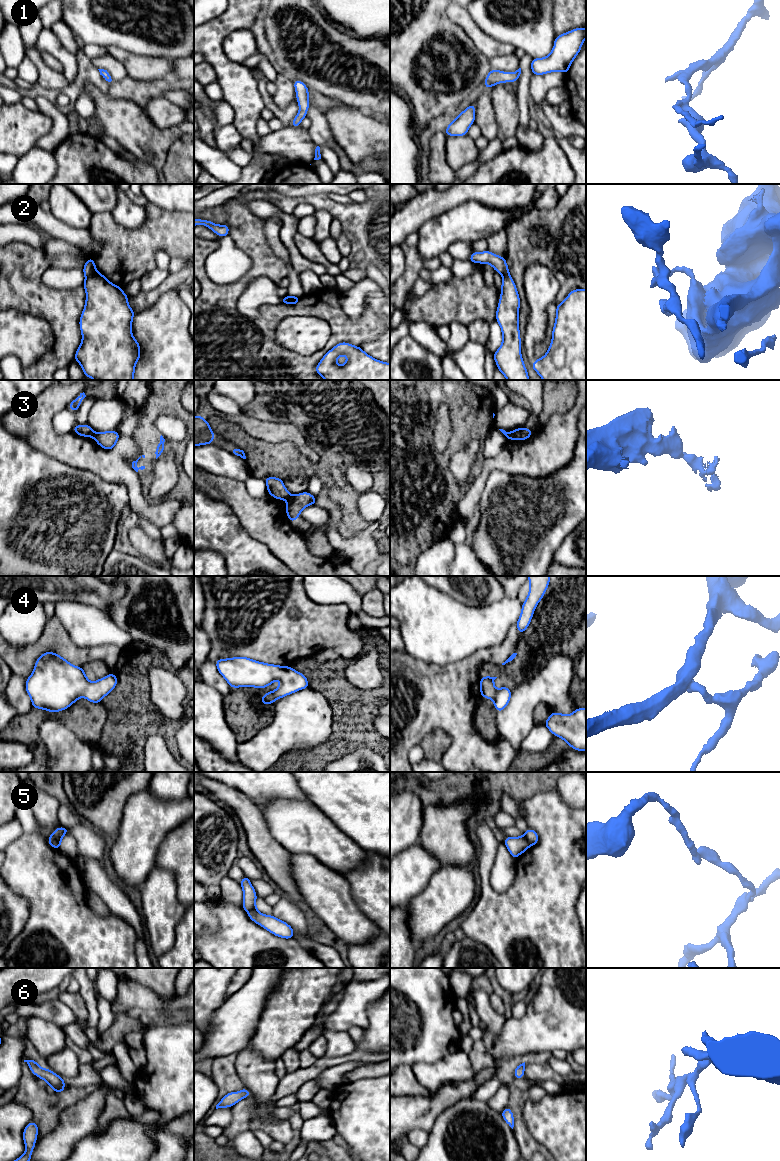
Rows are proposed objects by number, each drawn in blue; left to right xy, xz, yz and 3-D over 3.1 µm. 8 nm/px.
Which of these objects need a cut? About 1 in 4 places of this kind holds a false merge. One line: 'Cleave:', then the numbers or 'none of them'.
Cleave: 2, 3, 5

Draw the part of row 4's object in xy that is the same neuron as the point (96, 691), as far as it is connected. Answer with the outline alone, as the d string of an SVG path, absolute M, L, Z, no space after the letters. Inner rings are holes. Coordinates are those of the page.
M48 651L36 660L32 674L26 679L25 687L32 707L57 713L82 697L91 703L101 703L117 683L115 673L90 682L84 668L77 667L59 654Z

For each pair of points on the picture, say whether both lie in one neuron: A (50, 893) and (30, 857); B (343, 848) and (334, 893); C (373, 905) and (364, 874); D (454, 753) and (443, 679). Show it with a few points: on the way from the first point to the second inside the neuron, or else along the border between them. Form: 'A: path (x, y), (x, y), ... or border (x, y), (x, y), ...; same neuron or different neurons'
A: path (50, 884), (34, 866); same neuron
B: border (318, 860), (341, 874); different neurons
C: path (373, 897), (372, 882); same neuron
D: path (454, 735), (454, 713), (444, 697); same neuron

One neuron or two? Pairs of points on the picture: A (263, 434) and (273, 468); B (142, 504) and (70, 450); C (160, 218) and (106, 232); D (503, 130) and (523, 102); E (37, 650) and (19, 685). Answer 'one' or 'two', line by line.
A: two
B: one
C: one
D: two
E: two

